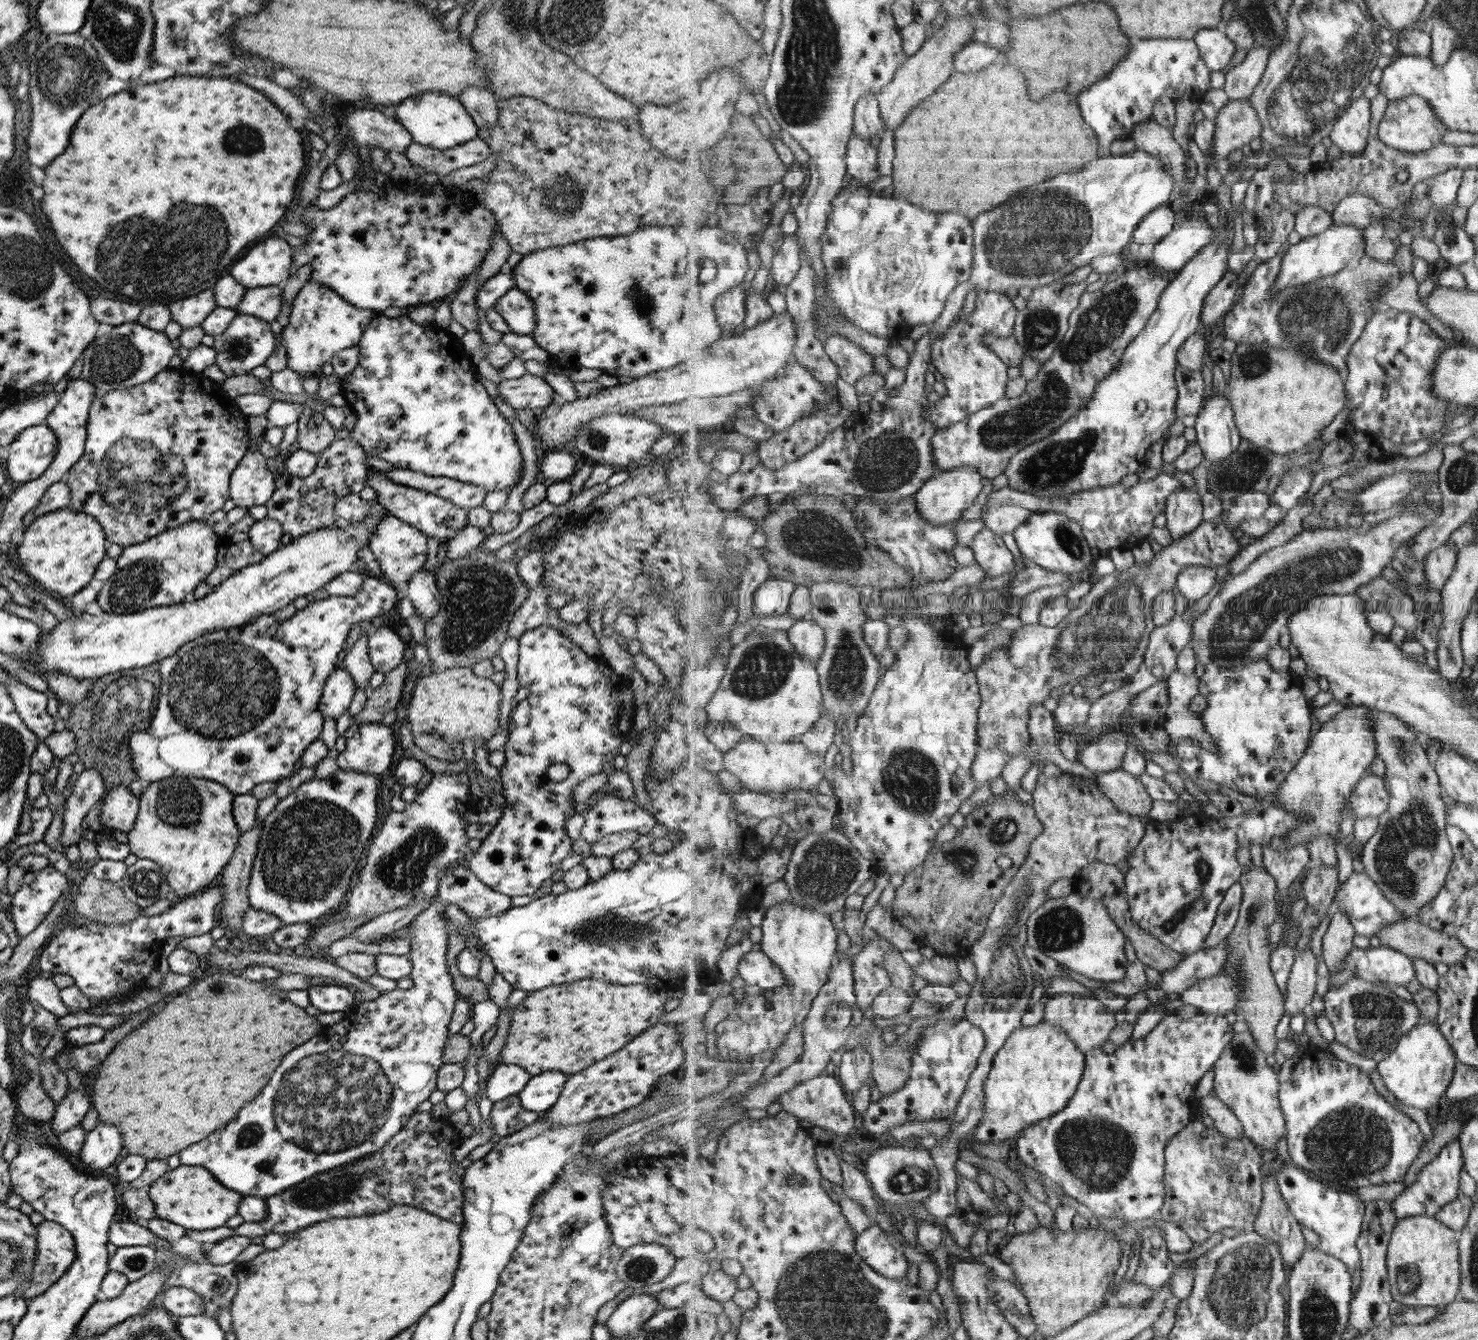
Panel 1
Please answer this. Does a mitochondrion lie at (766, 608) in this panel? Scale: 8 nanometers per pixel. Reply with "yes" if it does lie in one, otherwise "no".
no

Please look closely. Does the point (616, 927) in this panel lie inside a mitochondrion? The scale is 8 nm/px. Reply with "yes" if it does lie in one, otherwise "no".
yes

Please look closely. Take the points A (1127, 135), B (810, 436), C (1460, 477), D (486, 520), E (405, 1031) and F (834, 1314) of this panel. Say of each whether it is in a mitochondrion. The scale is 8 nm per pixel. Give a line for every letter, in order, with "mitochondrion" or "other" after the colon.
A: other
B: other
C: mitochondrion
D: other
E: other
F: mitochondrion

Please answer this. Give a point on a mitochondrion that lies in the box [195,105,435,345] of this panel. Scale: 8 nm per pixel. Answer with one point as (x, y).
(243, 140)

